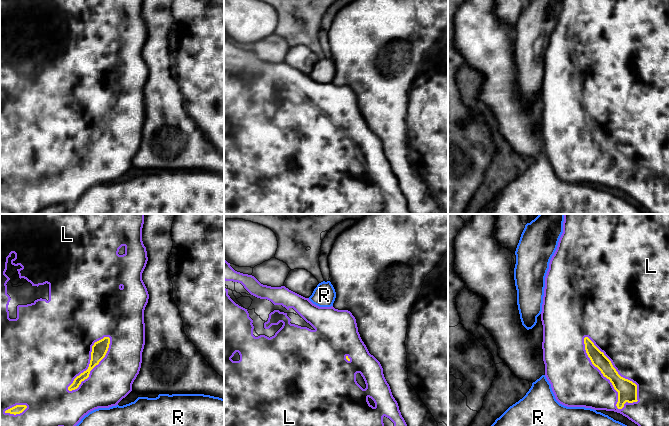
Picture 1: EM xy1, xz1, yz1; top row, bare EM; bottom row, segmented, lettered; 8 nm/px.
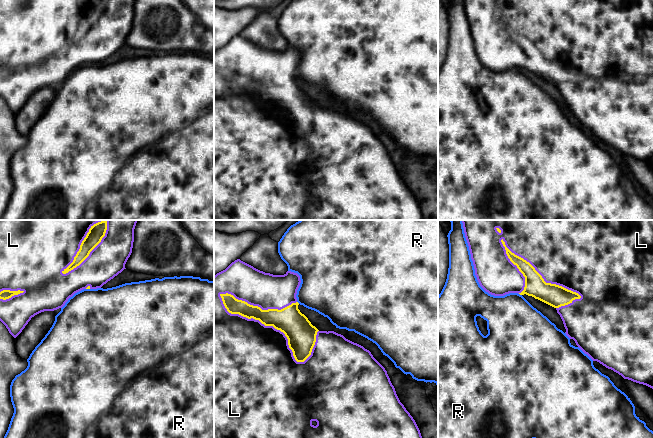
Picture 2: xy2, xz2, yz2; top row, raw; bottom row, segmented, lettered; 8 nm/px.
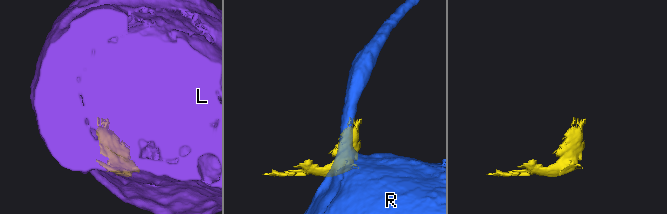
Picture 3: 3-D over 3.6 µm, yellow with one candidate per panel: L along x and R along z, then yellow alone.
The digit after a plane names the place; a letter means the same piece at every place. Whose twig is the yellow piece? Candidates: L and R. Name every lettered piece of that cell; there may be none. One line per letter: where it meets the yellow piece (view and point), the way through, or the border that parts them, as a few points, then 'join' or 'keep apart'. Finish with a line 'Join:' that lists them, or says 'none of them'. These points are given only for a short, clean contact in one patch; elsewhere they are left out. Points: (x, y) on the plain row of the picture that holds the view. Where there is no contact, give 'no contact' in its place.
L: meets yellow in xz2 at (268, 101); join
R: meets yellow in yz2 at (520, 70); border along yz2 (519, 69), (521, 71); keep apart
Join: L

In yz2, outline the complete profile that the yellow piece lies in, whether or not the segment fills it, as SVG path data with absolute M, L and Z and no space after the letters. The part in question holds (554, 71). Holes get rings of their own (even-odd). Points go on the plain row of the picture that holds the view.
M463 0L465 13L480 62L489 70L509 69L532 72L557 86L566 111L593 137L624 155L653 165L653 0Z

